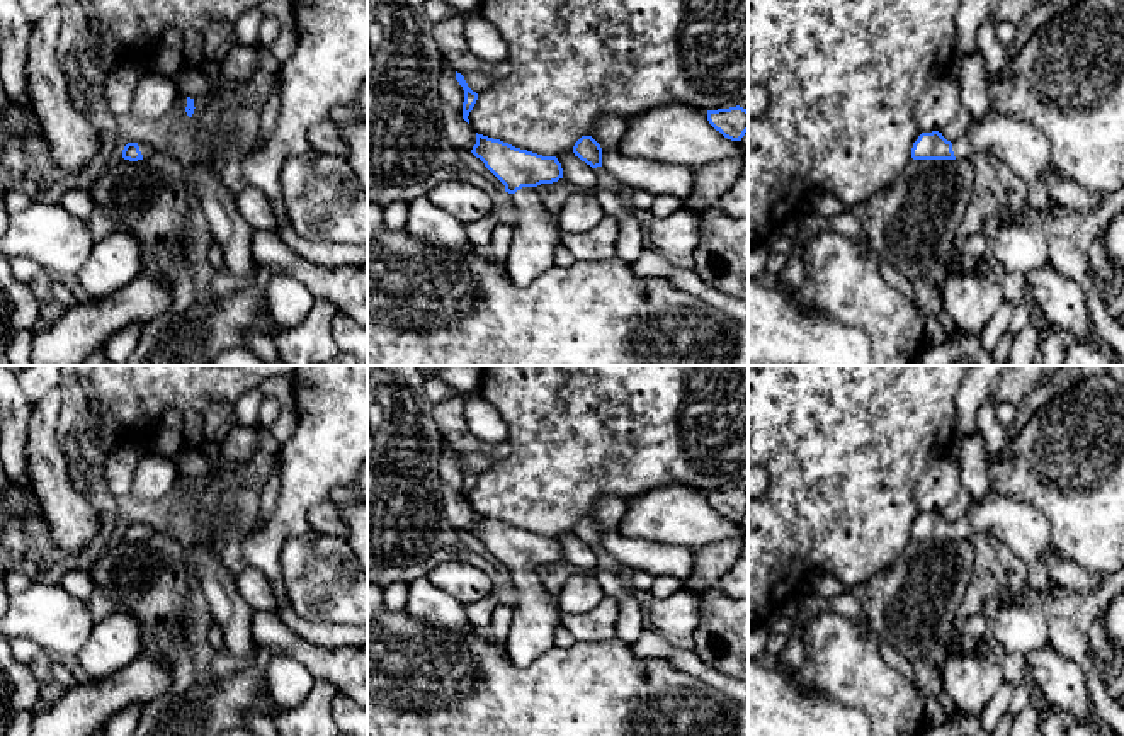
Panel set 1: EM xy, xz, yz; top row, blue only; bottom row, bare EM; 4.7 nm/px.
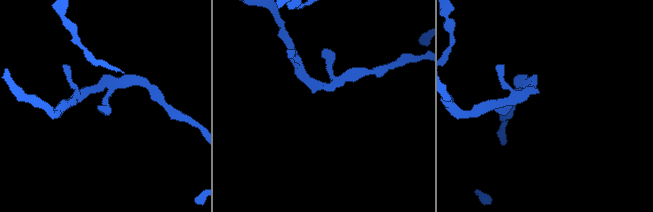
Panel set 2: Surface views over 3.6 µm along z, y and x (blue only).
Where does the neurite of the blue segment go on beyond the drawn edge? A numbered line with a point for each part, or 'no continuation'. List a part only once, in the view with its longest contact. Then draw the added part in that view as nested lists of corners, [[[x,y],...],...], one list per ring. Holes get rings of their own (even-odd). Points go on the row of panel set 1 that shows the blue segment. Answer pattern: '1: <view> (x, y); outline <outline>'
1: xz (536, 235); outline [[[522,187],[510,197],[517,209],[517,223],[505,267],[510,280],[525,287],[554,265],[561,231],[534,187]]]

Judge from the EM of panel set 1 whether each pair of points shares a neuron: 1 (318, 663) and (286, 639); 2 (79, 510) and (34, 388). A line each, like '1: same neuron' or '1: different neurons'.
1: same neuron
2: different neurons

